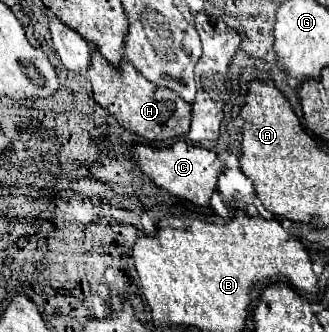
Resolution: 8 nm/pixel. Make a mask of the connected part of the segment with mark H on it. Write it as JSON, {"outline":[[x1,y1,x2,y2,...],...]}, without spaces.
{"outline":[[93,50,89,80,95,102,107,108,125,130,131,130,147,140,169,140,189,132,191,104,185,104,185,100,181,100,177,92,169,92,169,88,155,88,155,84,149,84,149,80,135,72,133,64,129,64,125,58,119,62,119,66,113,66,105,60,105,56]]}

